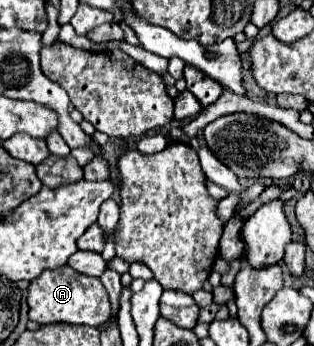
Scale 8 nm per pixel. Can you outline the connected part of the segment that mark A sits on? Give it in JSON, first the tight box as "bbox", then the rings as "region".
{"bbox":[27,265,111,327],"region":[[[69,265],[41,273],[41,277],[33,279],[29,285],[27,303],[29,303],[29,319],[39,325],[69,323],[69,325],[99,327],[111,317],[107,291],[103,289],[99,277],[87,277],[83,273],[75,273],[75,269],[71,269]]]}

